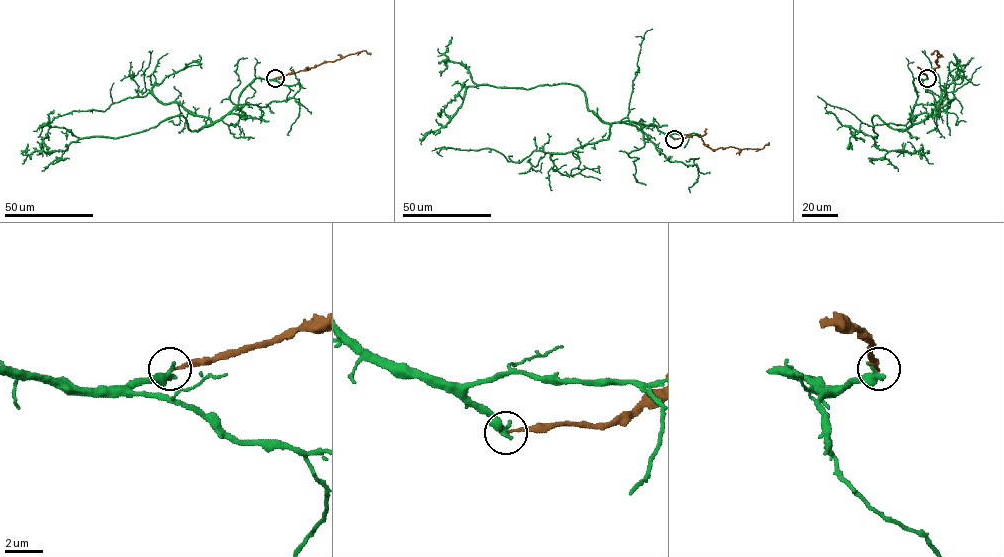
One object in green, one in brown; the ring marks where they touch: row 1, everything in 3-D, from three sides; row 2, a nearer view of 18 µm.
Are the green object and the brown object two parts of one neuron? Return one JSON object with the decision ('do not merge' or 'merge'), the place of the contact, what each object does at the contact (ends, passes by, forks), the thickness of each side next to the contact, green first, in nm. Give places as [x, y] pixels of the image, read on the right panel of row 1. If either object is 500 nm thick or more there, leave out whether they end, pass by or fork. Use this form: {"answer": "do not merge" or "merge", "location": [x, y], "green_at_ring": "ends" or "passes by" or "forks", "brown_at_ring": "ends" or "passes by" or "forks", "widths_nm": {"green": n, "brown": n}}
{"answer": "do not merge", "location": [927, 78], "widths_nm": {"green": 500, "brown": 130}}

